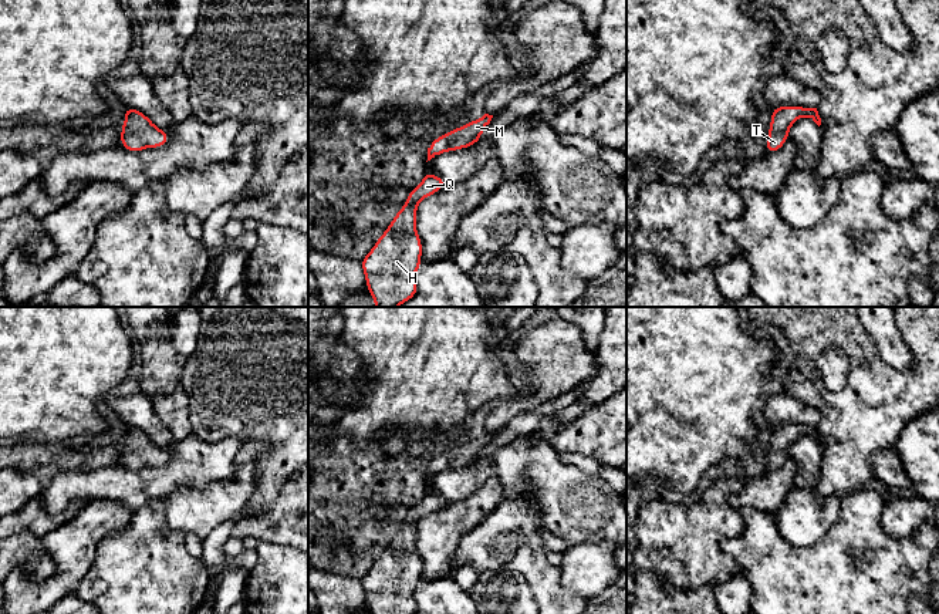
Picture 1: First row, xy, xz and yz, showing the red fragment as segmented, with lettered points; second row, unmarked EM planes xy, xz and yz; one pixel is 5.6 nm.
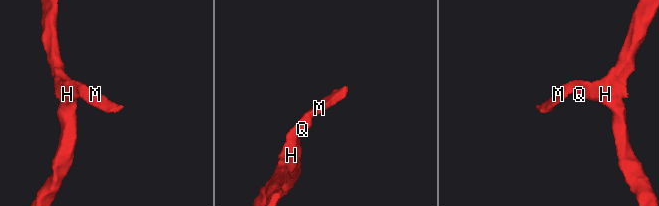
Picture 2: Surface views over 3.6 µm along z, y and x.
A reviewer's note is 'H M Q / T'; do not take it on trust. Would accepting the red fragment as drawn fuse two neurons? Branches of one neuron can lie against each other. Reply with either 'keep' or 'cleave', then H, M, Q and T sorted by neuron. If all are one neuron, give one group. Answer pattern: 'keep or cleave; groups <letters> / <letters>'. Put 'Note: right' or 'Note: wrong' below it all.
keep; groups H M Q T
Note: wrong

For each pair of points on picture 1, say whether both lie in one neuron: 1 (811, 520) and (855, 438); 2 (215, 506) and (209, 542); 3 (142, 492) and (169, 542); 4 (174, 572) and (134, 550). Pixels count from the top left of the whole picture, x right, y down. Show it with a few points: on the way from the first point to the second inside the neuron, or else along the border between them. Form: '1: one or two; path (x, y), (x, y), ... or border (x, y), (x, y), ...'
1: two; border (811, 489), (821, 495), (838, 496)
2: two; border (237, 512), (218, 525), (203, 539)
3: two; border (161, 498), (149, 501), (132, 513)
4: one; path (164, 572), (155, 572), (144, 560)

